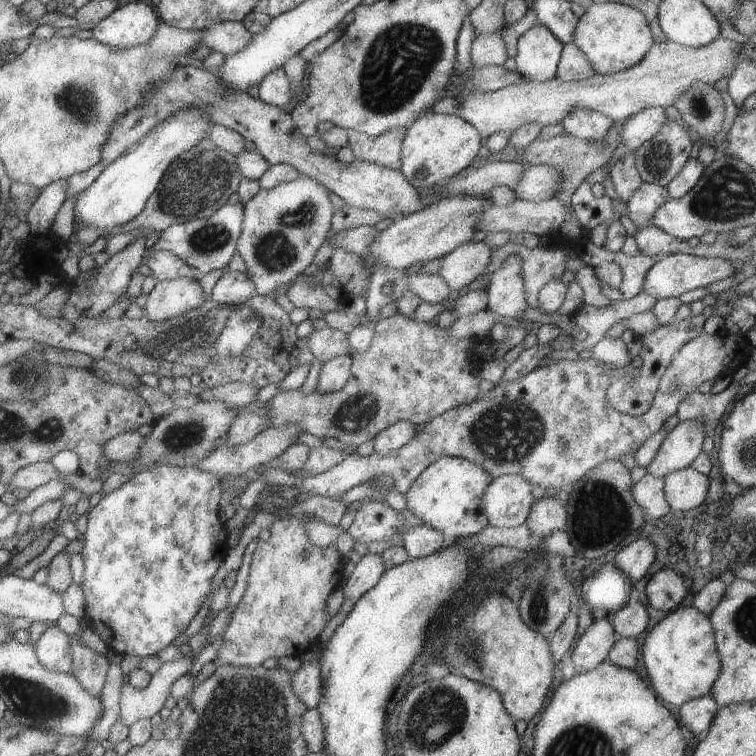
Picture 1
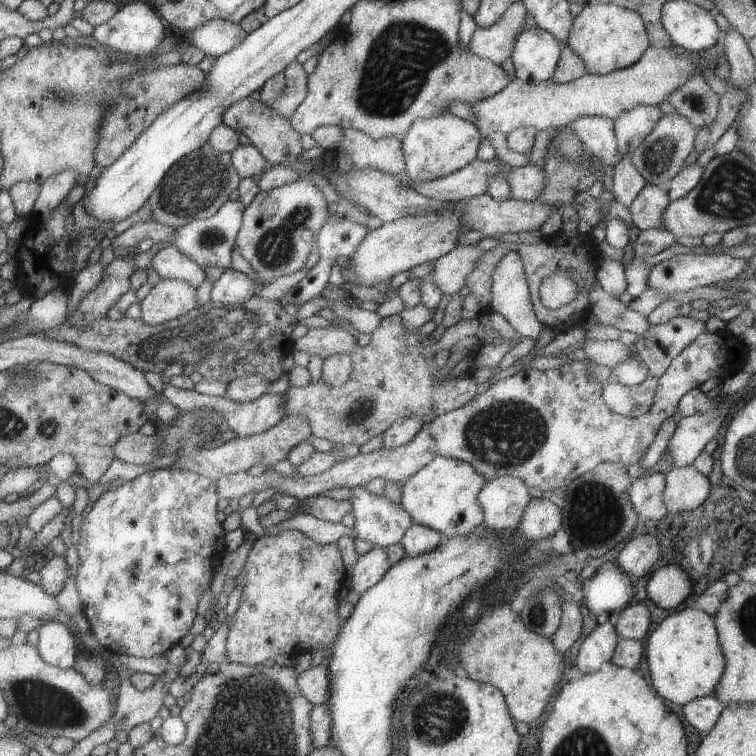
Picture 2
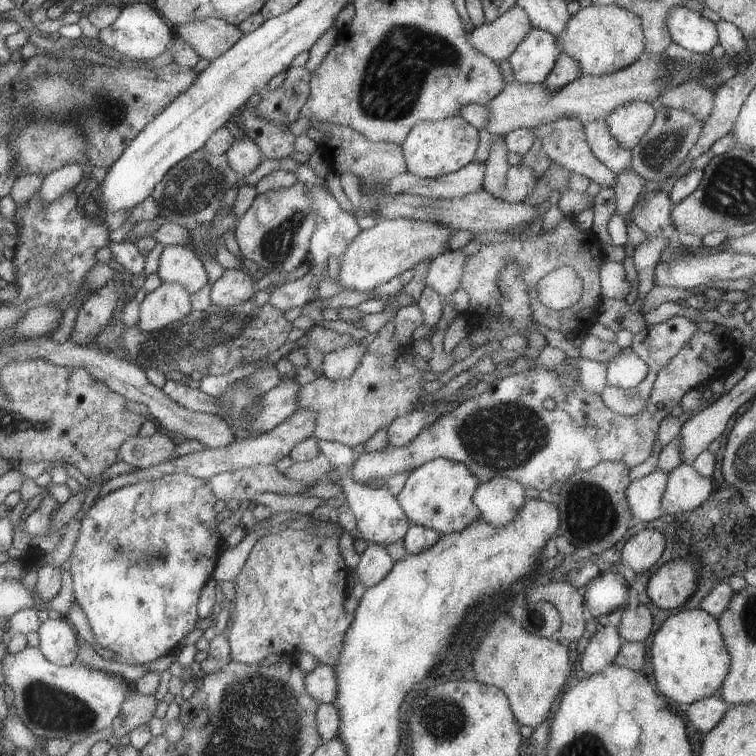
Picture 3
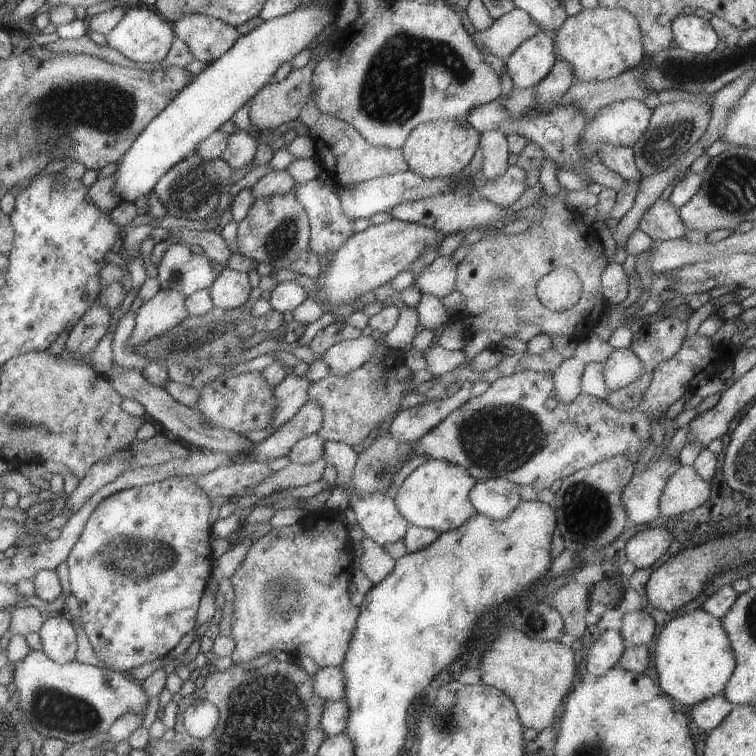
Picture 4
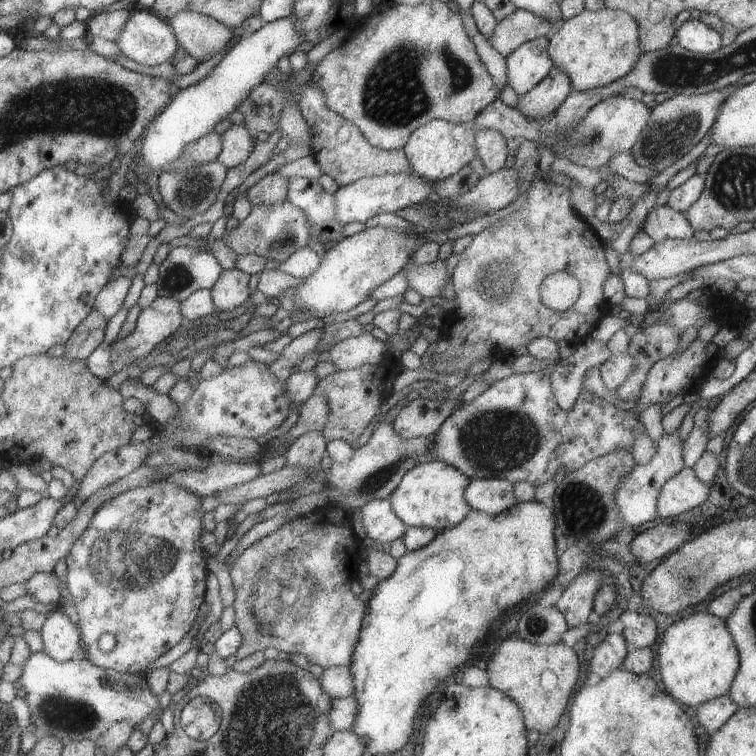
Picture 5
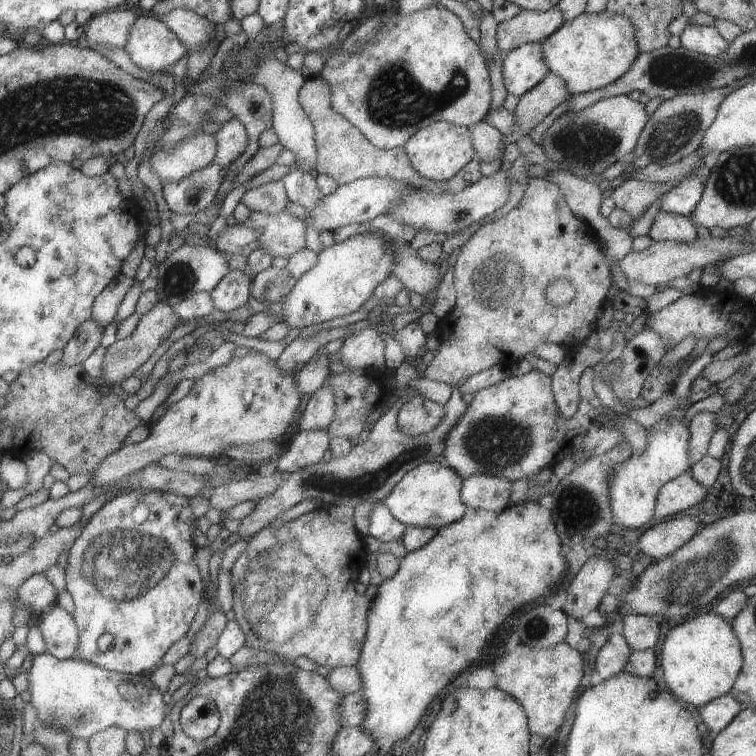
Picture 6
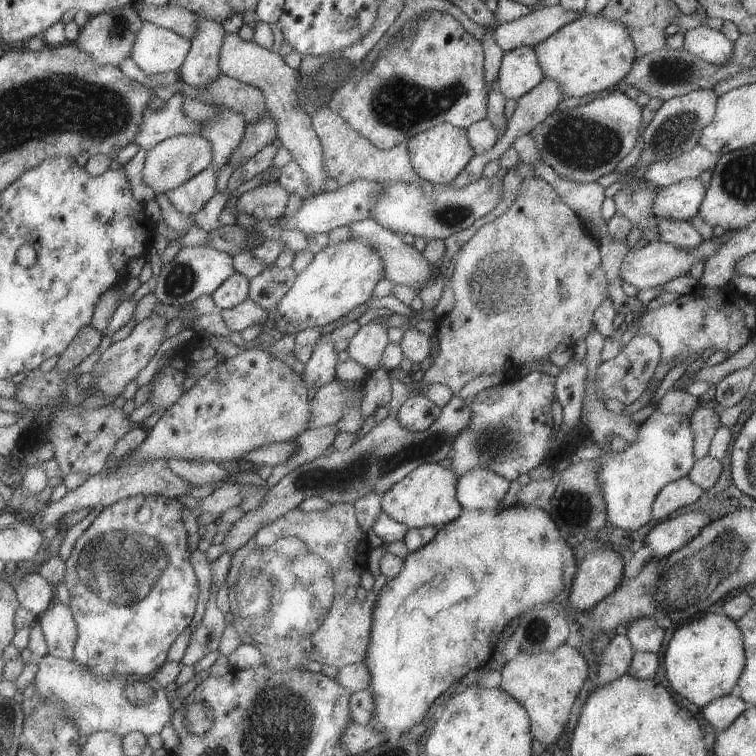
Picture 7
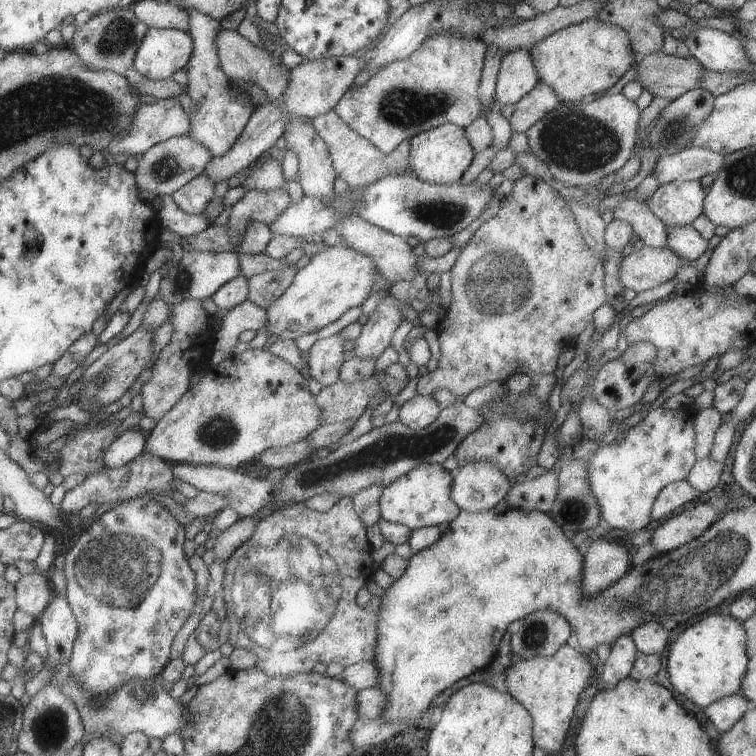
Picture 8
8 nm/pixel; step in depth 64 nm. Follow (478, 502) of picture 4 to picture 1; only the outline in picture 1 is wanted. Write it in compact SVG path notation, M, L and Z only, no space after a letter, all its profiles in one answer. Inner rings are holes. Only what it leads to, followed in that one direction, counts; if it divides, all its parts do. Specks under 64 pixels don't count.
M520 475L493 478L482 496L489 525L514 528L525 524L535 501L532 488L533 485Z

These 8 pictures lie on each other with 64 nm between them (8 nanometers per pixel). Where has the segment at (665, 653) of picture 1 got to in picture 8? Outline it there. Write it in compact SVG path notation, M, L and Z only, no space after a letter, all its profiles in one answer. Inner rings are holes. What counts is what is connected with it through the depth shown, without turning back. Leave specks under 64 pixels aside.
M710 614L697 619L670 646L668 674L680 694L705 709L726 696L740 693L748 664L744 626L732 615Z

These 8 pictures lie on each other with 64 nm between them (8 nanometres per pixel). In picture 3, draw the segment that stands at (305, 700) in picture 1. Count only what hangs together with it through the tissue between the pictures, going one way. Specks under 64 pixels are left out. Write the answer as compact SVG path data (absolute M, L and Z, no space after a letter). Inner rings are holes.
M317 665L312 672L306 673L304 684L306 692L319 704L332 704L338 698L338 678L333 666Z

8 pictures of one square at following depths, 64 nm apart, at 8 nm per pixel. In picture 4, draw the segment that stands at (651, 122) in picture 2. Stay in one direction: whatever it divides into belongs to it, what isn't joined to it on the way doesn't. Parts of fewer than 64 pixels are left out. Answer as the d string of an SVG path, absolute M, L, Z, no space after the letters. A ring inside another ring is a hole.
M636 99L614 102L598 110L598 116L587 120L582 138L588 154L598 155L602 144L633 148L650 124L654 114L644 101Z

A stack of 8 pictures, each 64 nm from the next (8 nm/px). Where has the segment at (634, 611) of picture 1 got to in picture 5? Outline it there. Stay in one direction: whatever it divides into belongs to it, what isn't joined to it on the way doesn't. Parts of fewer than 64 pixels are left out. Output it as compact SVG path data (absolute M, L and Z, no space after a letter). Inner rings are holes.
M626 610L620 620L624 623L622 635L625 637L629 649L642 649L655 644L656 638L658 638L658 626L648 613Z

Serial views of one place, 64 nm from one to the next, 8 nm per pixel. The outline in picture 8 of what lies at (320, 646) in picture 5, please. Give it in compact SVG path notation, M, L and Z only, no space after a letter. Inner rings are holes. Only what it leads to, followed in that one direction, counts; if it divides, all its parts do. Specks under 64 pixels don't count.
M348 496L339 498L336 504L326 512L310 510L306 503L298 503L294 506L284 508L284 510L273 512L258 522L254 536L251 536L250 540L247 540L241 547L238 547L236 552L226 561L223 598L228 606L230 644L234 648L246 648L246 650L254 652L256 658L258 658L255 667L272 677L308 674L308 672L312 672L312 668L318 662L326 665L334 662L336 665L347 667L359 662L374 660L376 640L378 640L378 630L376 630L378 628L378 612L380 612L382 599L376 595L372 595L370 602L365 608L358 606L358 602L356 602L358 590L368 582L369 578L373 578L374 573L372 570L372 558L370 557L374 549L370 541L368 541L366 529L366 526L362 524L362 520L358 518L358 514L354 510L353 498L348 498Z

